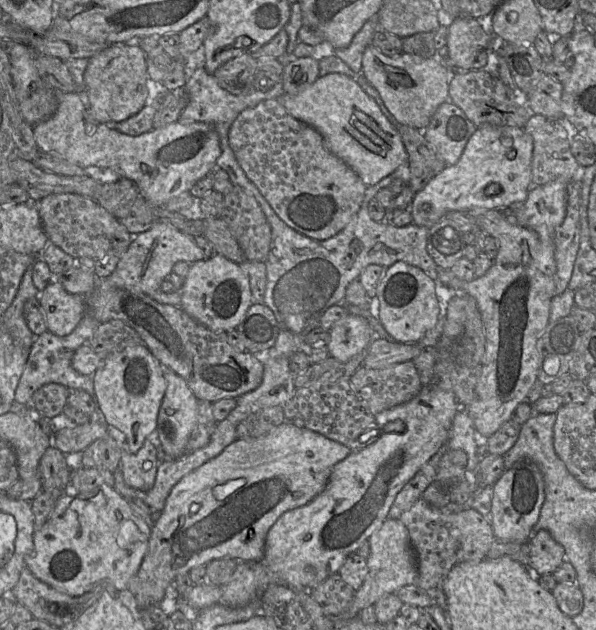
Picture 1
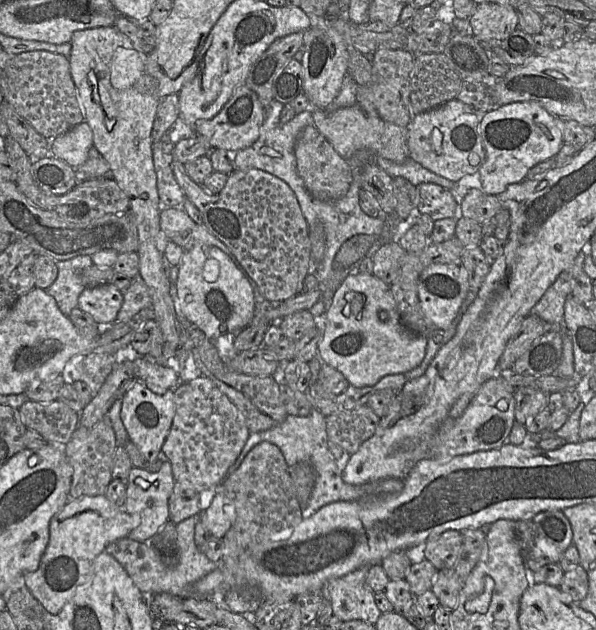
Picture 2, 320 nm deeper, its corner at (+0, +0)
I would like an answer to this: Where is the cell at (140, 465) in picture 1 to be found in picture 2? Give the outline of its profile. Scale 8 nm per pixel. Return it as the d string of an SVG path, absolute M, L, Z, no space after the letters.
M169 460L163 462L157 472L132 467L126 485L124 510L133 517L133 529L128 537L138 542L150 542L169 521L169 498L173 492L175 479Z

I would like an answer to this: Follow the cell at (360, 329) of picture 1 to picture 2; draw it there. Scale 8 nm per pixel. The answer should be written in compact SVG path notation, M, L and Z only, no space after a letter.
M349 274L335 291L324 317L318 358L340 371L355 387L375 385L389 374L403 374L424 359L427 337L410 331L400 320L390 286L372 275Z

